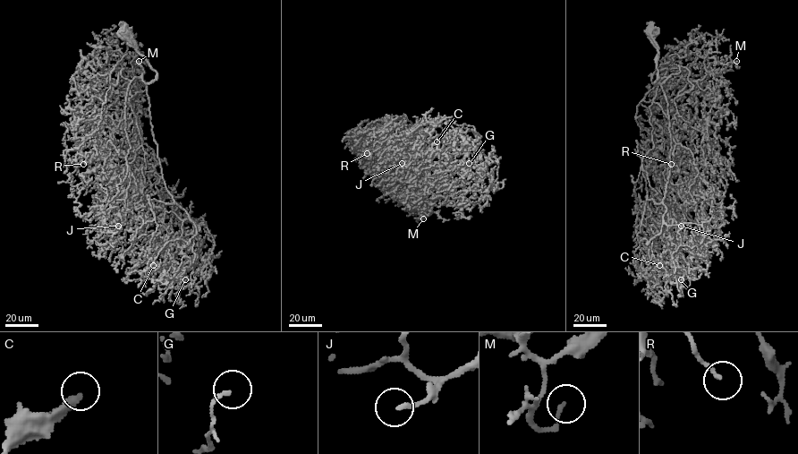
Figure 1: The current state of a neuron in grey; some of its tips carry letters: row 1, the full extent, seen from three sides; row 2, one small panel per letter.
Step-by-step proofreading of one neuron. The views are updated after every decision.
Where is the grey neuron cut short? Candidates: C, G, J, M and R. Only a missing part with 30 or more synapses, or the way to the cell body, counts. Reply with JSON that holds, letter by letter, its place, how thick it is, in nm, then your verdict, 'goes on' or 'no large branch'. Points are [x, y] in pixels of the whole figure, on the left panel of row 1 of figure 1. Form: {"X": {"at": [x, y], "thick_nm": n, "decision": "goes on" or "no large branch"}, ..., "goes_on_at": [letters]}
{"C": {"at": [153, 265], "thick_nm": 300, "decision": "no large branch"}, "G": {"at": [185, 279], "thick_nm": 120, "decision": "no large branch"}, "J": {"at": [118, 226], "thick_nm": 180, "decision": "goes on"}, "M": {"at": [139, 61], "thick_nm": 150, "decision": "goes on"}, "R": {"at": [83, 164], "thick_nm": 150, "decision": "no large branch"}, "goes_on_at": ["J", "M"]}

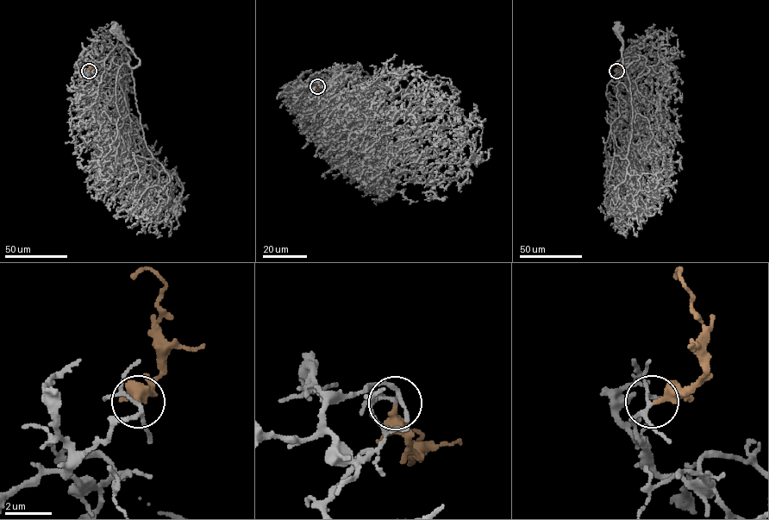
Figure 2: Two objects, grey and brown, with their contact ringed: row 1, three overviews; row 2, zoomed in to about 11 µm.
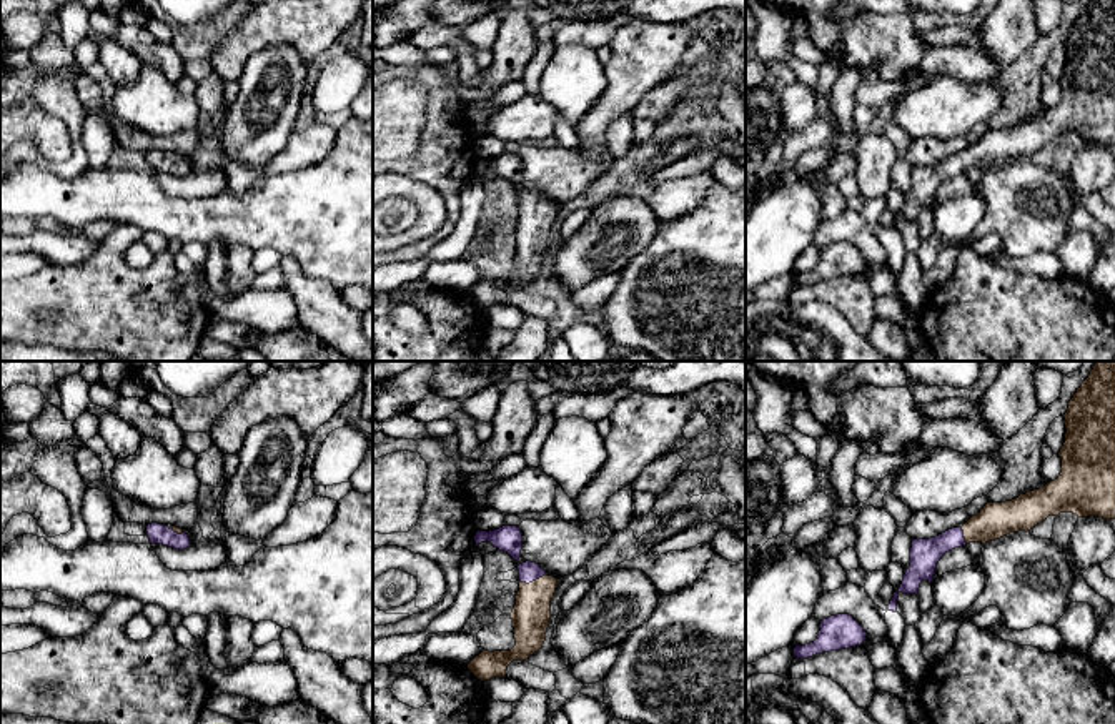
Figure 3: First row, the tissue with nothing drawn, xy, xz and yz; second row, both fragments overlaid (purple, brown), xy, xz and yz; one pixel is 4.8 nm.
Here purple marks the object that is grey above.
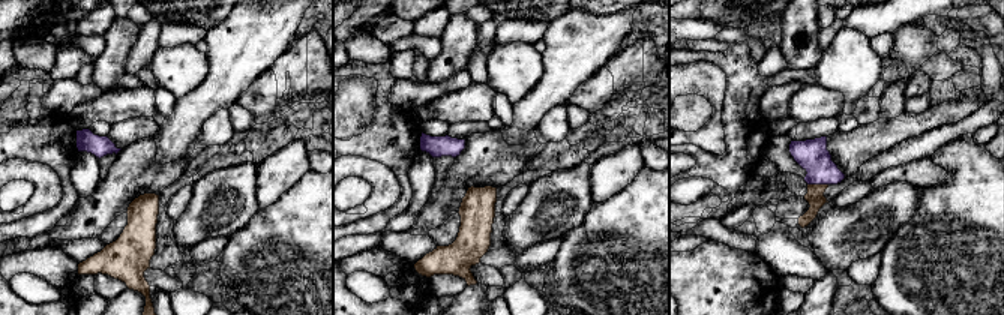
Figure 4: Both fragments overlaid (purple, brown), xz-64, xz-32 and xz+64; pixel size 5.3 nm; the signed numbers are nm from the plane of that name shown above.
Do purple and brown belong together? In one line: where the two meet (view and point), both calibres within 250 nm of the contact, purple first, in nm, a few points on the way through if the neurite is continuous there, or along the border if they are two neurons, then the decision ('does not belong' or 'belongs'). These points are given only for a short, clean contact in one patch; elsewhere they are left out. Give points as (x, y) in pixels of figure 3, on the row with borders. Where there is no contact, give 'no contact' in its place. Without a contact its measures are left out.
contact xz (533, 580); calibres 100 and 190 nm; way xz (530, 571), (533, 580), (531, 614); belongs

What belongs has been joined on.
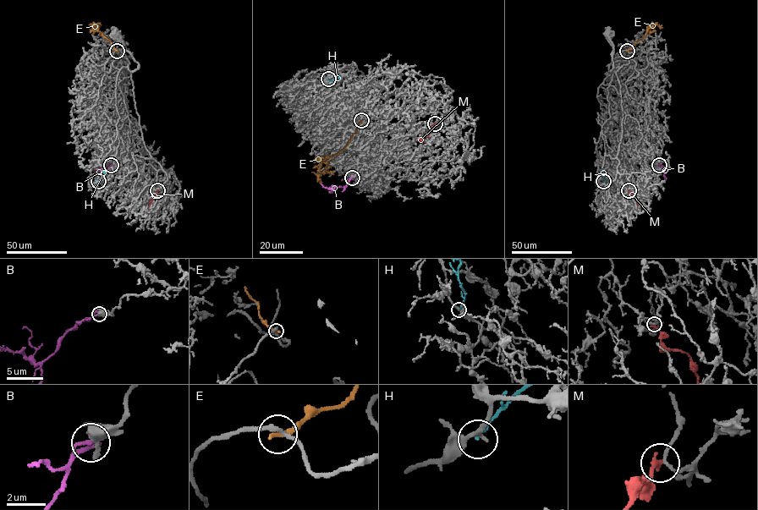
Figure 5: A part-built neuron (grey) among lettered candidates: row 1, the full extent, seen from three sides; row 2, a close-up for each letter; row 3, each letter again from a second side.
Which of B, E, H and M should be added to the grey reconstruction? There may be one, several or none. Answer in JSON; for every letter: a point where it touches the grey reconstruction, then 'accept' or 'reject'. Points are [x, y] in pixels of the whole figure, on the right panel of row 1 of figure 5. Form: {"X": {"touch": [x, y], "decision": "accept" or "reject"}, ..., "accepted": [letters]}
{"B": {"touch": [659, 165], "decision": "reject"}, "E": {"touch": [627, 51], "decision": "reject"}, "H": {"touch": [603, 181], "decision": "reject"}, "M": {"touch": [628, 190], "decision": "accept"}, "accepted": ["M"]}

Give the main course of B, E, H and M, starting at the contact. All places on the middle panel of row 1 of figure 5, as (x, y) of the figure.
B: (352, 178), (344, 187), (329, 189), (320, 184)
E: (361, 120), (346, 145), (326, 161), (328, 166), (318, 177), (320, 183)
H: (328, 79), (340, 77)
M: (435, 123), (430, 132), (420, 139)

